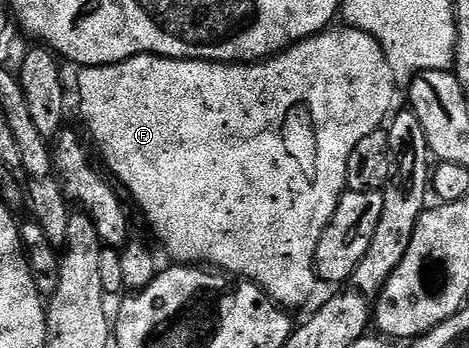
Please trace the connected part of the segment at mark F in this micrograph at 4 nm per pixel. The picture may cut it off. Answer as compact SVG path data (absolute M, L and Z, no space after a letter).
M328 27L322 33L298 41L296 45L289 46L282 53L276 53L265 61L182 61L179 57L157 57L142 53L140 57L130 57L112 65L92 65L84 68L79 77L79 109L83 112L84 123L87 124L86 132L89 137L91 132L90 140L93 145L95 140L94 148L97 153L99 148L99 153L103 156L102 164L111 168L110 176L131 192L132 199L147 216L152 231L159 236L160 243L172 257L170 260L185 265L210 267L232 278L252 281L288 311L295 311L298 305L305 304L315 293L317 243L347 189L349 155L353 155L353 147L357 147L357 143L361 143L365 135L377 131L388 120L397 92L389 59L385 59L385 51L372 33L350 27L335 28Z

